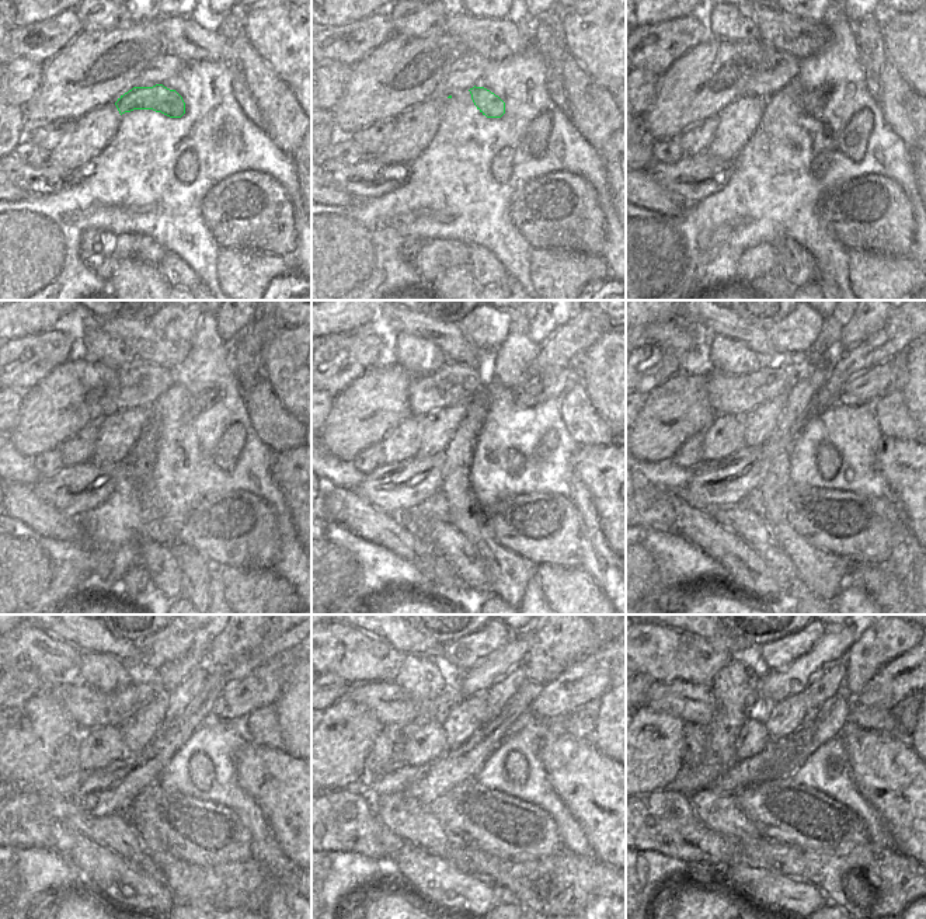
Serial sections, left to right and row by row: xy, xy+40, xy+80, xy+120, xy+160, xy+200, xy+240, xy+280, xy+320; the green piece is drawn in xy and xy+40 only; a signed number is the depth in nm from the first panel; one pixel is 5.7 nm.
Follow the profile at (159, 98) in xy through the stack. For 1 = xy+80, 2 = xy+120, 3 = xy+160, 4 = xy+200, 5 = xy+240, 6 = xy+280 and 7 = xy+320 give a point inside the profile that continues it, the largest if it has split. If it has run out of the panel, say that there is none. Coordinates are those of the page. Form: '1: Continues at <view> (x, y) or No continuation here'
1: Continues at xy+80 (811, 101)
2: Continues at xy+120 (198, 403)
3: Continues at xy+160 (533, 392)
4: Continues at xy+200 (866, 387)
5: Continues at xy+240 (261, 688)
6: Continues at xy+280 (588, 678)
7: Continues at xy+320 (911, 672).

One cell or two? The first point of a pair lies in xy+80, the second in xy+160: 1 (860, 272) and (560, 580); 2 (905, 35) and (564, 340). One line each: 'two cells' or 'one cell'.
1: one cell
2: two cells

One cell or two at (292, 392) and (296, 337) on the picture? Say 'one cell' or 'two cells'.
one cell

